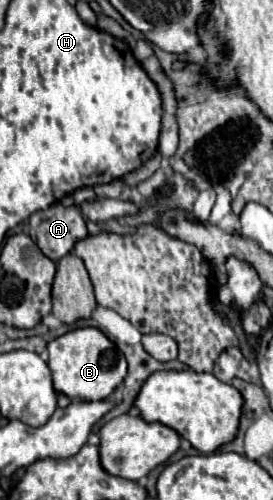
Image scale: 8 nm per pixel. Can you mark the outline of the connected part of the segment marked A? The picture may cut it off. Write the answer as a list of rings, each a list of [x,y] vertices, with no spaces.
[[[80,188],[74,192],[74,206],[66,208],[58,202],[48,210],[40,210],[30,216],[30,238],[48,258],[58,262],[74,250],[76,242],[88,236],[86,222],[80,212],[80,202],[94,196],[96,194],[92,188]]]

